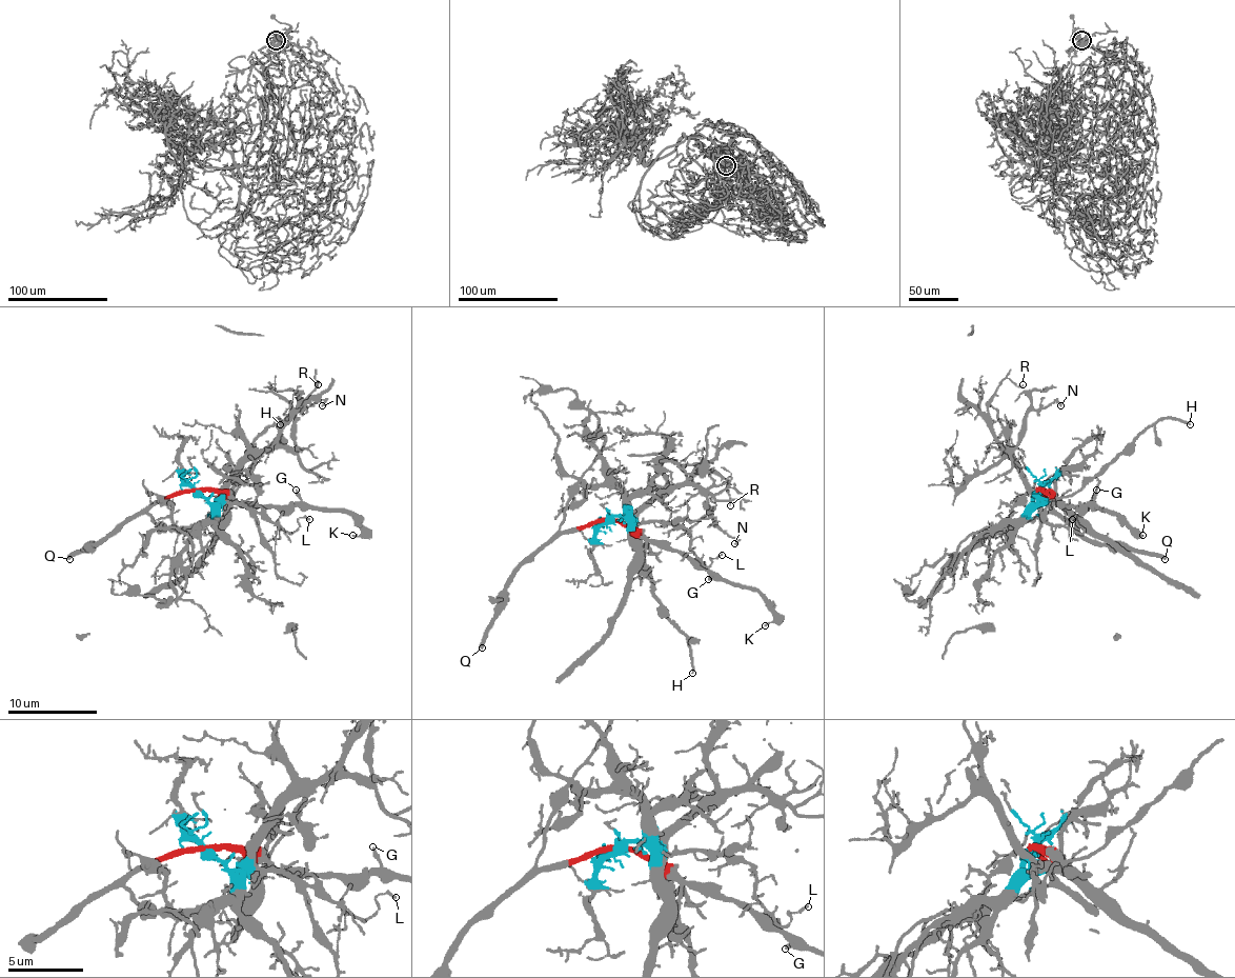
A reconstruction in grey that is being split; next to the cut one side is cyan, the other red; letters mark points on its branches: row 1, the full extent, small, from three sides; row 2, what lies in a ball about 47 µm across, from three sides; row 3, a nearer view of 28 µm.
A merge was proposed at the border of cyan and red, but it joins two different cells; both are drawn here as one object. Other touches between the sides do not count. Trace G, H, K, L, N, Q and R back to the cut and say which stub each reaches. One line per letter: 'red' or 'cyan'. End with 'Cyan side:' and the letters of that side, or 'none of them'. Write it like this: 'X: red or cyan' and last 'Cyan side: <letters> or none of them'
G: red
H: red
K: red
L: cyan
N: cyan
Q: red
R: cyan
Cyan side: L, N, R

